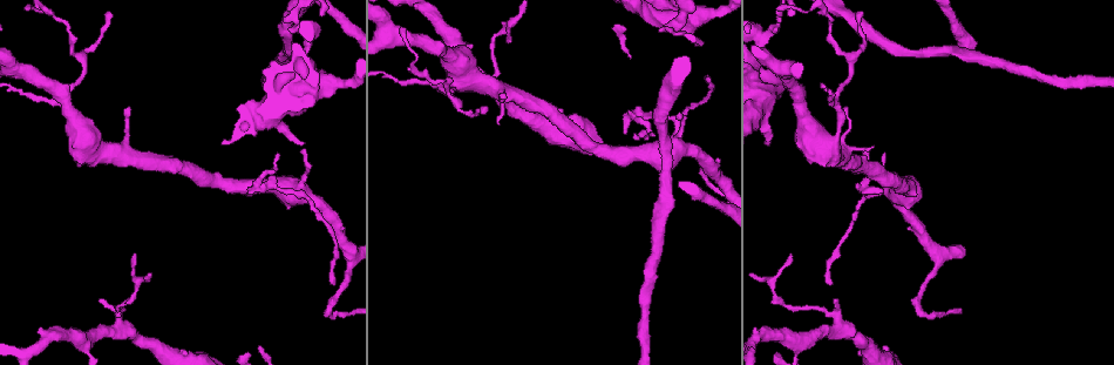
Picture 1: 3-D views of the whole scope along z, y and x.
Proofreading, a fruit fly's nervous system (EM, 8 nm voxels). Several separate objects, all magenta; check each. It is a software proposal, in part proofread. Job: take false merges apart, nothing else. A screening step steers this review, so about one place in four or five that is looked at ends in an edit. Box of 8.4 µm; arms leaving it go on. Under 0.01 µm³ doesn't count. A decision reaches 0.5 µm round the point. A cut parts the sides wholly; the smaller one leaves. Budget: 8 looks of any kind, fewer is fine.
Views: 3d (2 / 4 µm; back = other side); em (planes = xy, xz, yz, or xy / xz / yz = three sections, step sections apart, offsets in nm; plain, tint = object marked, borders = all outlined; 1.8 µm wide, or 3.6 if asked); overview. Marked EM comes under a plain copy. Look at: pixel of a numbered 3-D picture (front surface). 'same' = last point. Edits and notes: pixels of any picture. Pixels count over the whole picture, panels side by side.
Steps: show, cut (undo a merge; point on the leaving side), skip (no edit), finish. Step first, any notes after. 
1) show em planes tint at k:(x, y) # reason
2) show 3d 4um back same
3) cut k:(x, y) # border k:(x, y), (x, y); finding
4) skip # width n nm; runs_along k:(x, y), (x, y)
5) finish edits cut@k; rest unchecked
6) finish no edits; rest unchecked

show em planes tint at 1:(840, 330) # thick turns thin

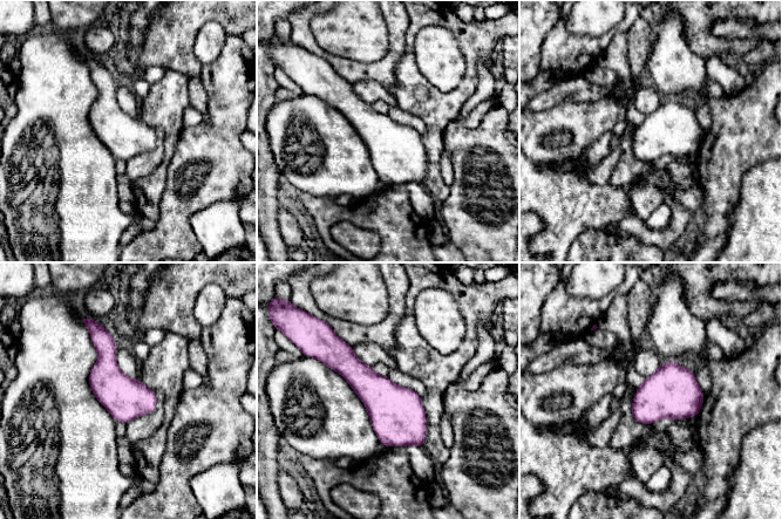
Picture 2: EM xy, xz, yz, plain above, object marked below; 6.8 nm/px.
skip # continuous, no second neuron

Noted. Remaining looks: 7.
show em 3.6um yz step 16 tint at 1:(802, 120) # branch point

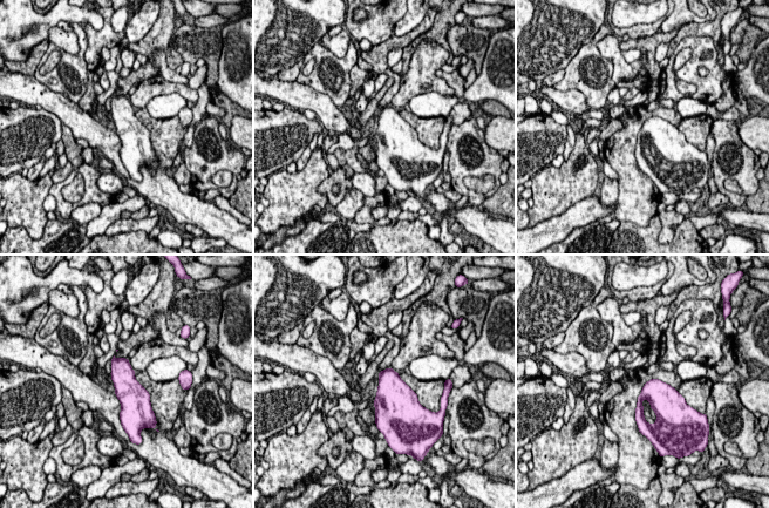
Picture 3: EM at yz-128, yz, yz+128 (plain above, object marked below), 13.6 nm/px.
show em 3.6um xz step 4 tint same

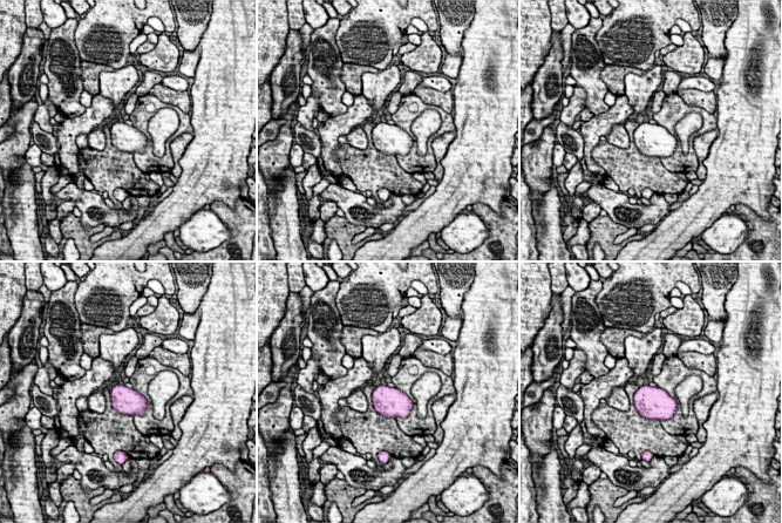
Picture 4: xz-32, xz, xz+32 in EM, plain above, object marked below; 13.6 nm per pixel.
skip # width 360 nm; all the same neuron

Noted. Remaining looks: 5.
show 3d 4um at 1:(672, 31) # sharp bend

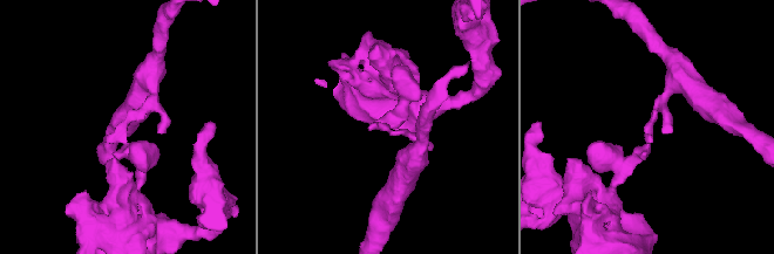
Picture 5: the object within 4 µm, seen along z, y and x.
show em yz step 8 tint at 5:(647, 132) # now the EM

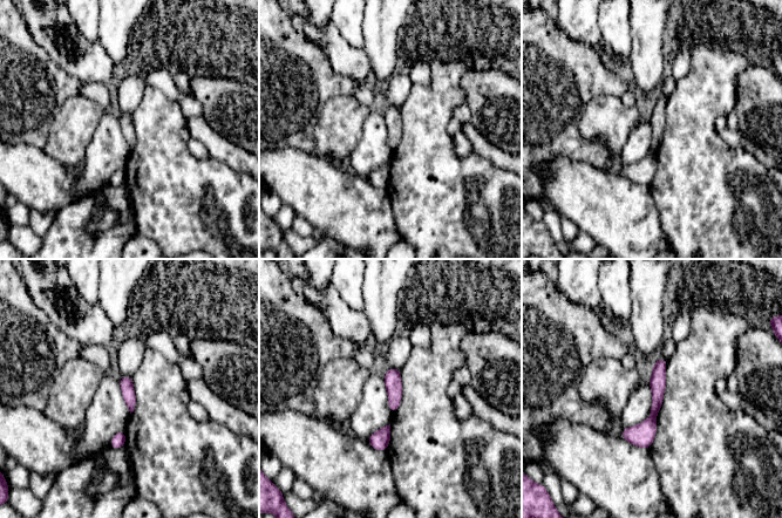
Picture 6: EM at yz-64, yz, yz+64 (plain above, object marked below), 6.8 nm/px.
show em planes tint same

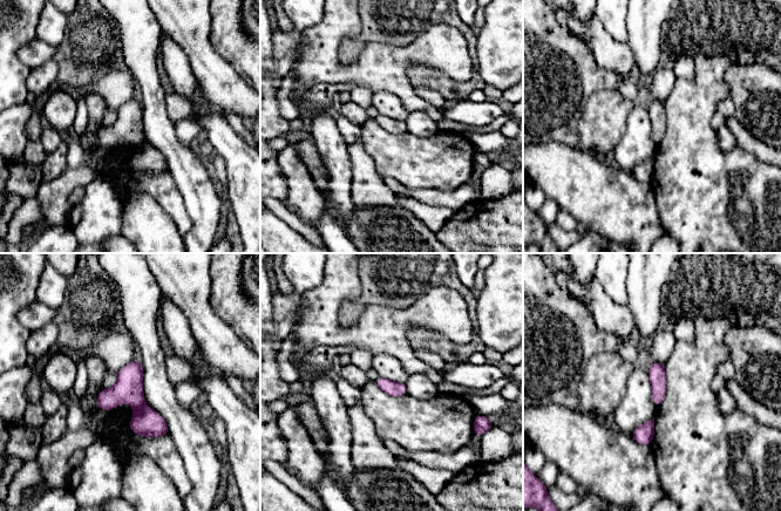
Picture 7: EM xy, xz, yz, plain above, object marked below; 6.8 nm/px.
cut 7:(128, 388) # border 7:(145, 406), (136, 411); a second neuron is stuck on

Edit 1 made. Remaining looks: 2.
finish edits cut@7; rest unchecked

